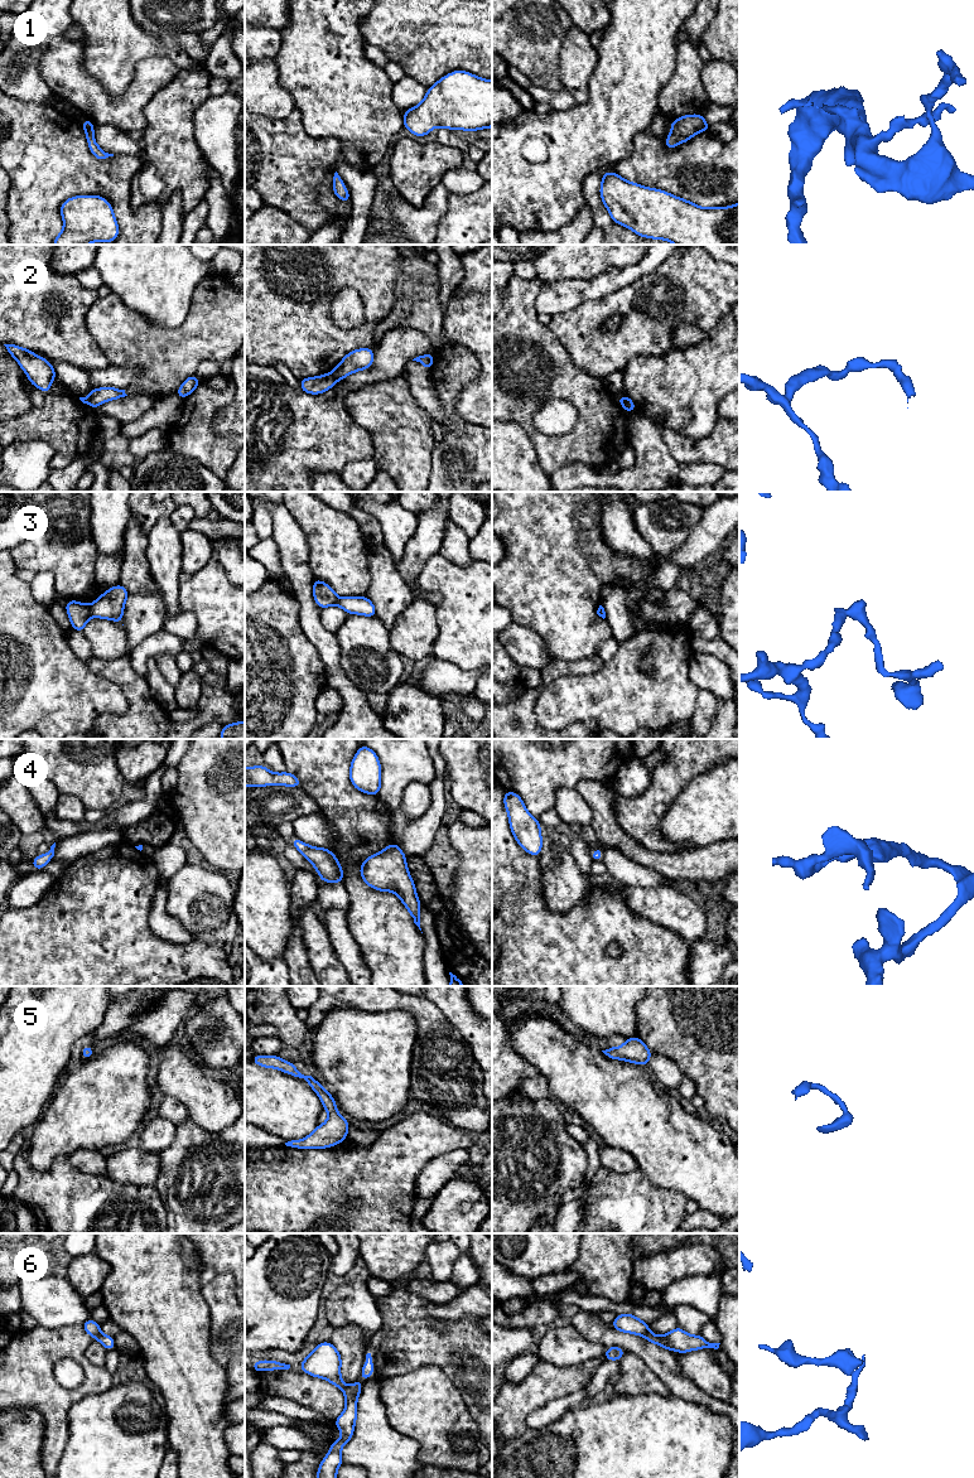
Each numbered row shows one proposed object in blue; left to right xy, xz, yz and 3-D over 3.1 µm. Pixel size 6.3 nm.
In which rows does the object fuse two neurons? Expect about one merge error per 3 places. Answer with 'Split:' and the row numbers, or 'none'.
Split: 2, 3, 6

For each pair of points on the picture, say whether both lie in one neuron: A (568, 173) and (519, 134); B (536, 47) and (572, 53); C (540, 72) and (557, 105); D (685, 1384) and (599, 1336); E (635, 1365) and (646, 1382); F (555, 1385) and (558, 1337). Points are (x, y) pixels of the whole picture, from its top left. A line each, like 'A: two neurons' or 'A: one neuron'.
A: one neuron
B: two neurons
C: two neurons
D: one neuron
E: one neuron
F: two neurons

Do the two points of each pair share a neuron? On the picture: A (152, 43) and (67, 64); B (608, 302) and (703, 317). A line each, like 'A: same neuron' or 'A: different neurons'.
A: different neurons
B: same neuron

